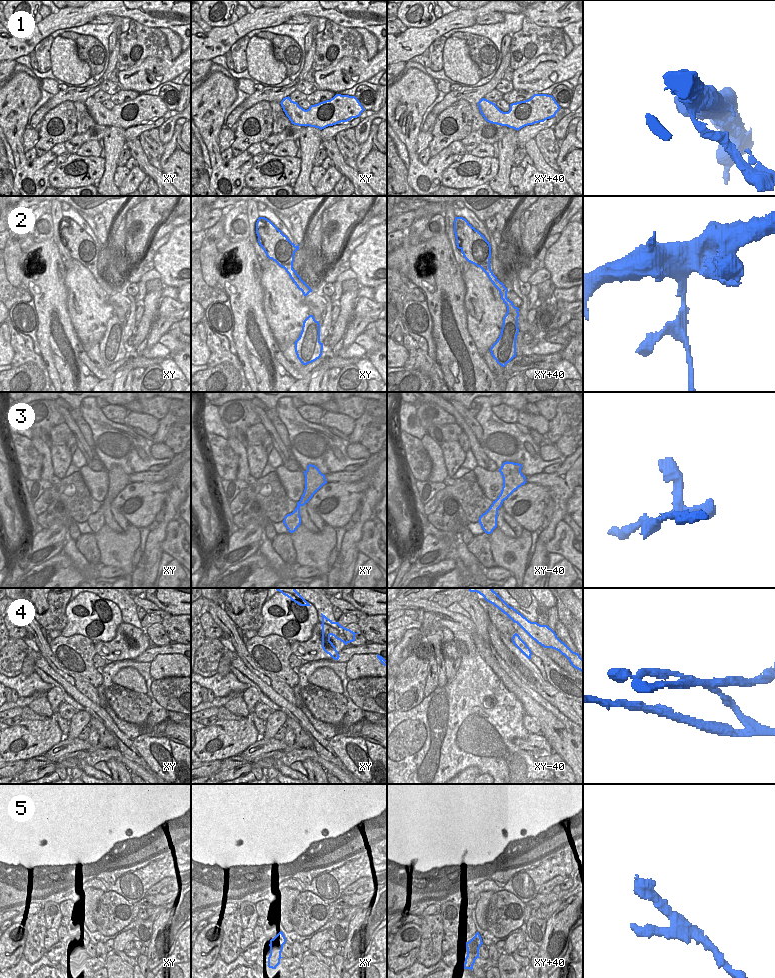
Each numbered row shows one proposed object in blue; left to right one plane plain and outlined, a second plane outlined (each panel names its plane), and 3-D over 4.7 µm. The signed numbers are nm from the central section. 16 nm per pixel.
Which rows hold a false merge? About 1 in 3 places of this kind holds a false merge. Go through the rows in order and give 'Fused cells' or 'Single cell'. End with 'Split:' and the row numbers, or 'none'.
1: Single cell
2: Fused cells
3: Single cell
4: Fused cells
5: Fused cells
Split: 2, 4, 5.

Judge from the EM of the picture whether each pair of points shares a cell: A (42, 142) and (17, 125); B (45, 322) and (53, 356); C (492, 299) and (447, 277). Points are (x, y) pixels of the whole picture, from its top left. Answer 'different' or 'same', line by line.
A: different
B: same
C: different

